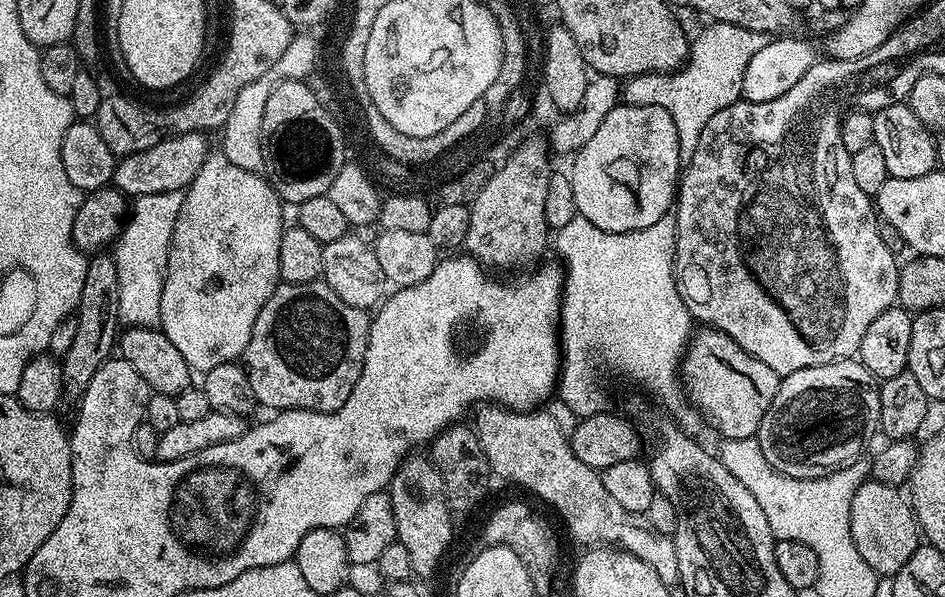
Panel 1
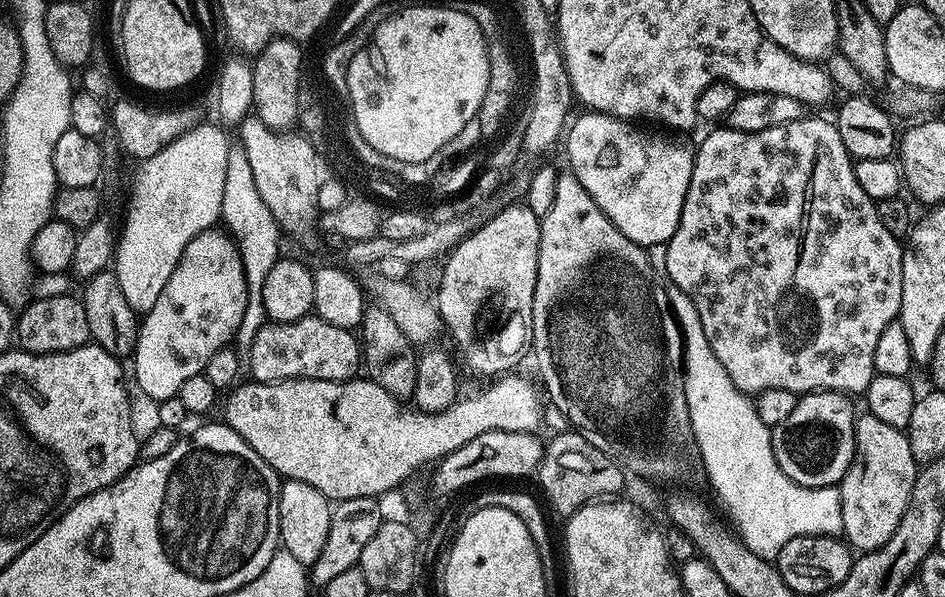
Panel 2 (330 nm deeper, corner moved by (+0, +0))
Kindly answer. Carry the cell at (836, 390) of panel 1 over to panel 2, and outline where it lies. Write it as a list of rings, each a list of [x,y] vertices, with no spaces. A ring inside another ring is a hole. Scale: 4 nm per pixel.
[[[810,392],[797,399],[794,410],[780,424],[772,428],[772,449],[778,466],[794,482],[807,488],[831,488],[839,485],[846,470],[852,465],[856,453],[856,417],[857,409],[852,409],[852,404],[843,392]]]

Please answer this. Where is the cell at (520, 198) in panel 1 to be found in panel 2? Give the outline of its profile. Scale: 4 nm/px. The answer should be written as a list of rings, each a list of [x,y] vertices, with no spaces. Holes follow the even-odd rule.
[[[509,203],[477,232],[471,232],[443,261],[444,273],[440,276],[440,289],[434,295],[434,303],[440,310],[443,327],[452,335],[469,366],[486,376],[495,377],[515,369],[512,367],[520,360],[519,352],[529,347],[534,290],[538,278],[540,221],[541,217],[523,203]]]

